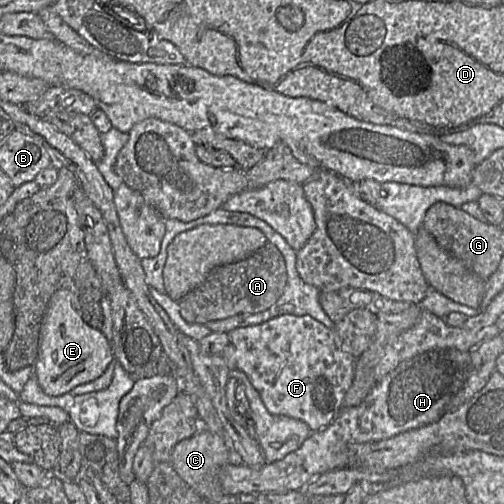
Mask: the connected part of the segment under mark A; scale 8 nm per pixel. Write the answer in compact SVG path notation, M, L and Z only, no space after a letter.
M266 243L241 261L213 269L202 284L178 302L180 314L187 323L201 325L236 315L257 314L277 302L286 284L285 260L274 245Z

